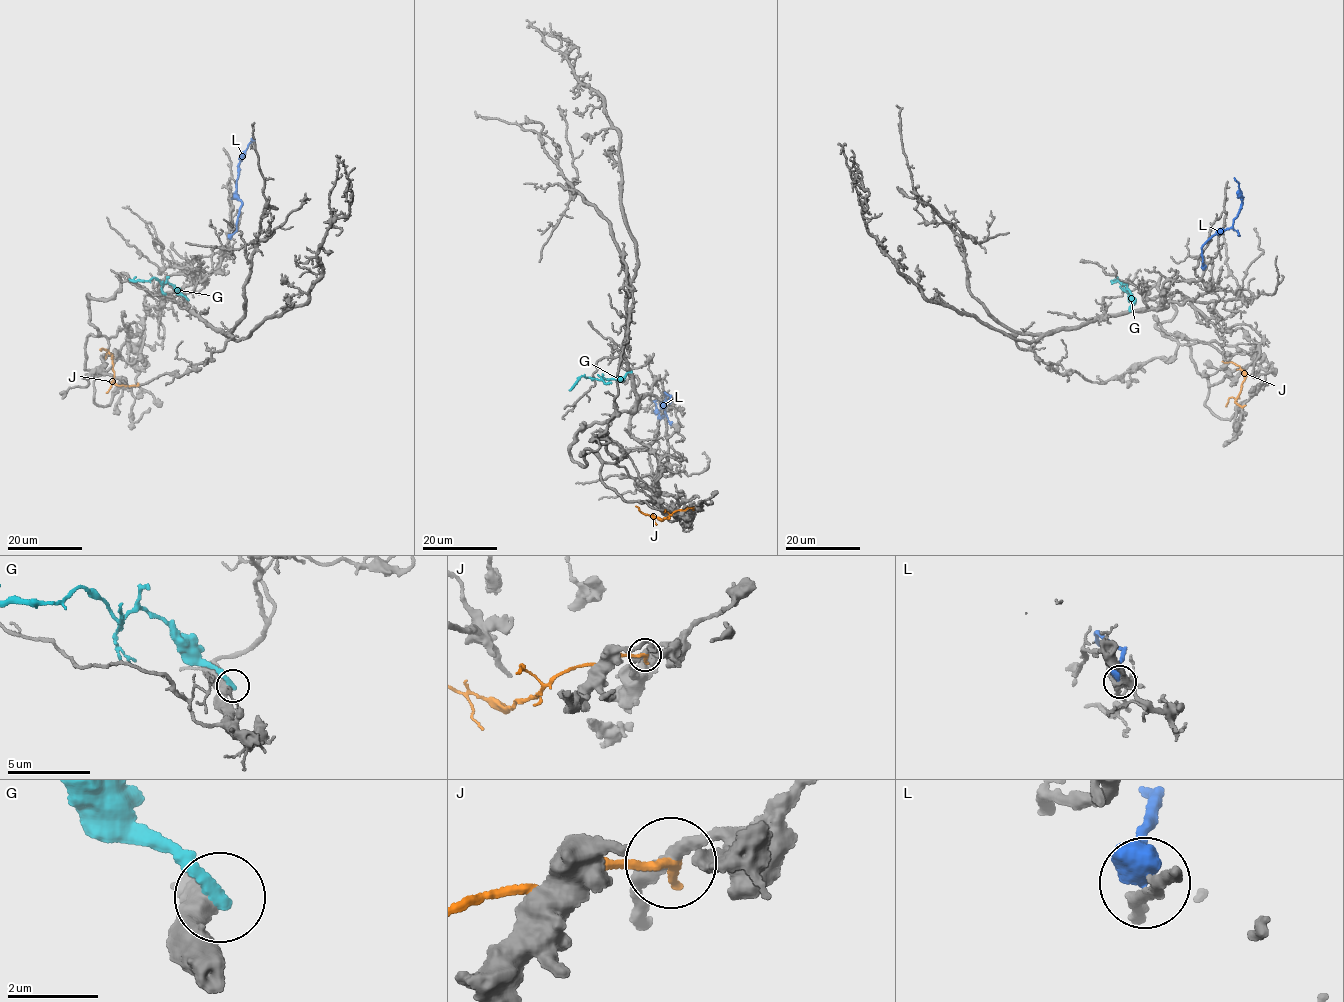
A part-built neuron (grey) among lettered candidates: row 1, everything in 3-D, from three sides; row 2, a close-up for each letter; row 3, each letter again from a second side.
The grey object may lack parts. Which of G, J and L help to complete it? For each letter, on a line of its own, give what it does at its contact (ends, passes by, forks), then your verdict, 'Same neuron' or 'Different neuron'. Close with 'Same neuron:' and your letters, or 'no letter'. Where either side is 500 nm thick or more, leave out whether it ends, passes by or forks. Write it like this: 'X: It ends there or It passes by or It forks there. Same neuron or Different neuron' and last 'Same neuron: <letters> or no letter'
G: It ends there. Different neuron
J: It ends there. Different neuron
L: Different neuron
Same neuron: no letter

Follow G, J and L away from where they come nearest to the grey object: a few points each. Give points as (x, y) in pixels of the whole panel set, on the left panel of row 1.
G: (187, 300), (167, 282), (162, 285), (154, 278), (146, 281), (128, 279)
J: (138, 384), (119, 386), (114, 383), (112, 356), (99, 349)
L: (229, 236), (236, 229), (242, 203), (236, 196), (242, 153), (254, 140)

